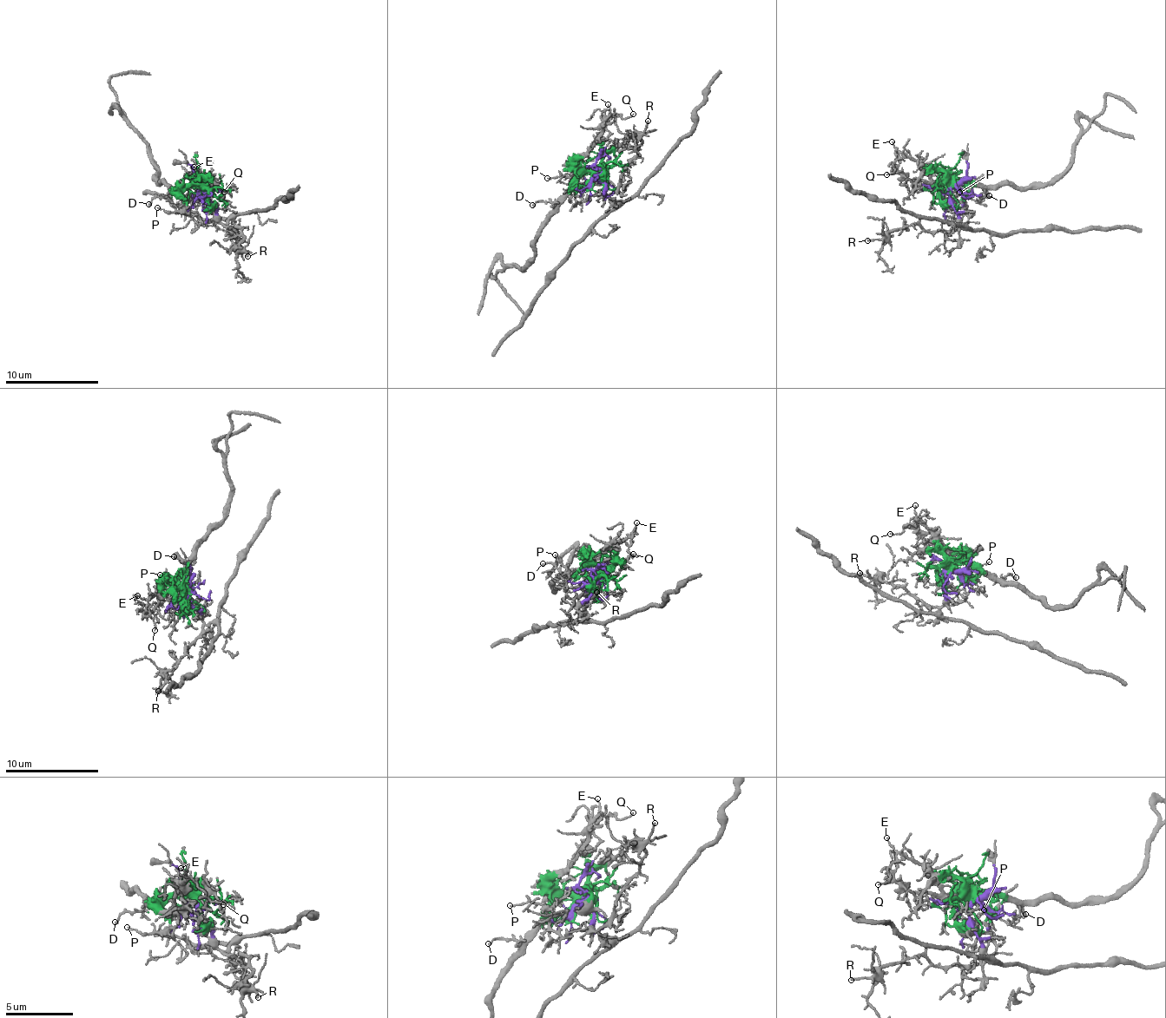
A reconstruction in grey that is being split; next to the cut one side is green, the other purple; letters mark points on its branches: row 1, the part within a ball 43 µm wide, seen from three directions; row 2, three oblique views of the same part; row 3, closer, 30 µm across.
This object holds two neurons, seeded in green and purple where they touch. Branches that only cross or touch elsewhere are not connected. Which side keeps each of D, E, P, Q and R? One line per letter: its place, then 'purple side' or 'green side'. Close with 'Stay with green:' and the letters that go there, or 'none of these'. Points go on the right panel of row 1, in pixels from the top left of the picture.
D: at (989, 195); green side
E: at (892, 141); green side
P: at (959, 192); green side
Q: at (886, 174); green side
R: at (867, 240); purple side
Stay with green: D, E, P, Q

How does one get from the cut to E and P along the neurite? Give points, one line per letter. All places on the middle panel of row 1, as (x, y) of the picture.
E: (597, 174), (608, 103)
P: (597, 174), (575, 186), (563, 175), (547, 178)

